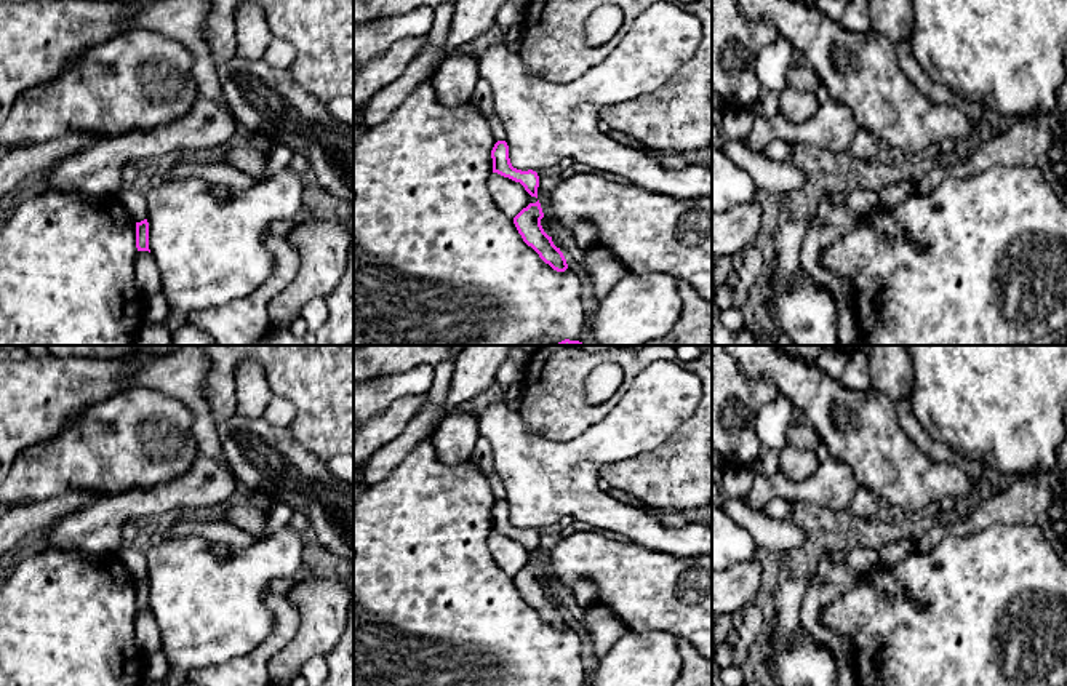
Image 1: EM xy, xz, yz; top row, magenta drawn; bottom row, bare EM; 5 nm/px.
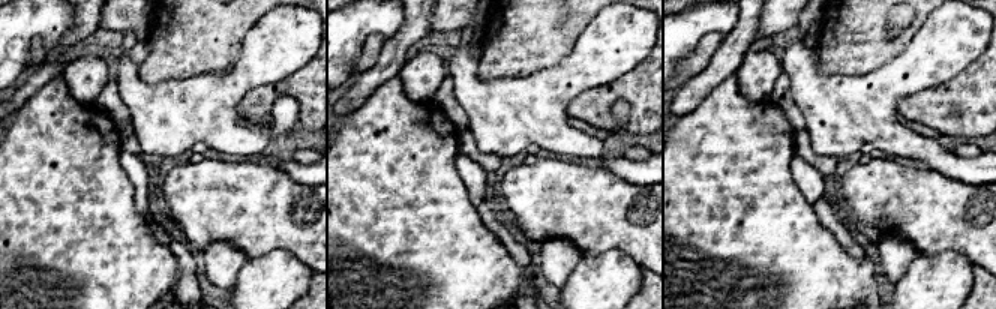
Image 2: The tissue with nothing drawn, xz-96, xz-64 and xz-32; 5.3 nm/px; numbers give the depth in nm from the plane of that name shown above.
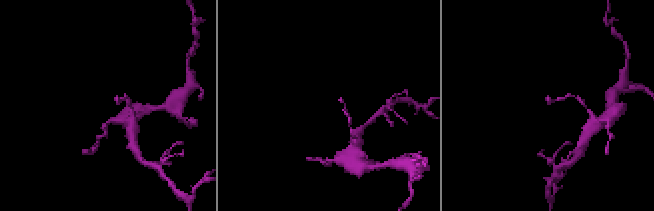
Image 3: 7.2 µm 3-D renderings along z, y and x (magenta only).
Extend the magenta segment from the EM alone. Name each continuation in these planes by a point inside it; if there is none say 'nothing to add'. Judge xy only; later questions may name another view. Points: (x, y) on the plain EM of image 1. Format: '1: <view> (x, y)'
nothing to add

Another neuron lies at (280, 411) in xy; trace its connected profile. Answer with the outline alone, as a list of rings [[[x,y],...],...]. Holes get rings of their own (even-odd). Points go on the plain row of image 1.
[[[272,397],[262,417],[275,427],[290,429],[294,414],[296,414],[296,408],[290,400],[283,397]]]

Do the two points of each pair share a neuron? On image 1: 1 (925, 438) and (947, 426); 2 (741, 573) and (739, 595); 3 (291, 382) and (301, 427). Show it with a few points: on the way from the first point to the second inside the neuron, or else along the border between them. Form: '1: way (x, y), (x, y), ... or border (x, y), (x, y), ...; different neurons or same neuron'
1: border (911, 403), (917, 421), (936, 440), (963, 456); different neurons
2: way (741, 578), (739, 590); same neuron
3: way (303, 394), (303, 416); same neuron

